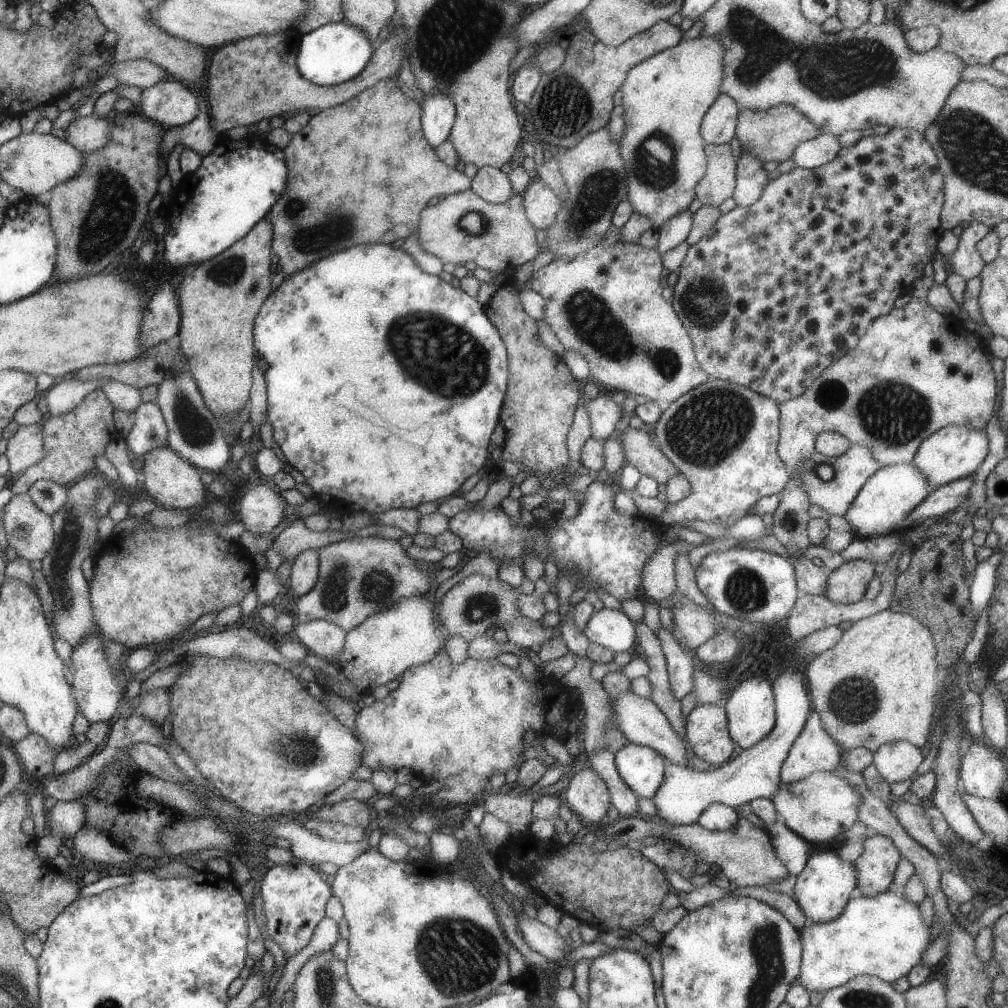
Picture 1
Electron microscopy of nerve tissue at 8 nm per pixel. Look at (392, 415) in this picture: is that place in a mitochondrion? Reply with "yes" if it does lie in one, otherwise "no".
no

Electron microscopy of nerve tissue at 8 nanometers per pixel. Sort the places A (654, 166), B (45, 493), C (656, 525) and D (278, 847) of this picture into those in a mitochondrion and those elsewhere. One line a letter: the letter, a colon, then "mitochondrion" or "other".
A: mitochondrion
B: mitochondrion
C: other
D: other

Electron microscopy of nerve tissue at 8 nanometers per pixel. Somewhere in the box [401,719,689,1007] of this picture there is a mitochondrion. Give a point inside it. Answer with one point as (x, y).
(459, 956)

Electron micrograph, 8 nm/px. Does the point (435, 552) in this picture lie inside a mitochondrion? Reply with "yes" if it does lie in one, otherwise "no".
no

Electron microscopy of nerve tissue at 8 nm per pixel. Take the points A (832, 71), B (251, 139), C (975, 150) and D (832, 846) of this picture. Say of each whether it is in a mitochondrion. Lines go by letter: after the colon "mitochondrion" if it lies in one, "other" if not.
A: mitochondrion
B: other
C: mitochondrion
D: other

